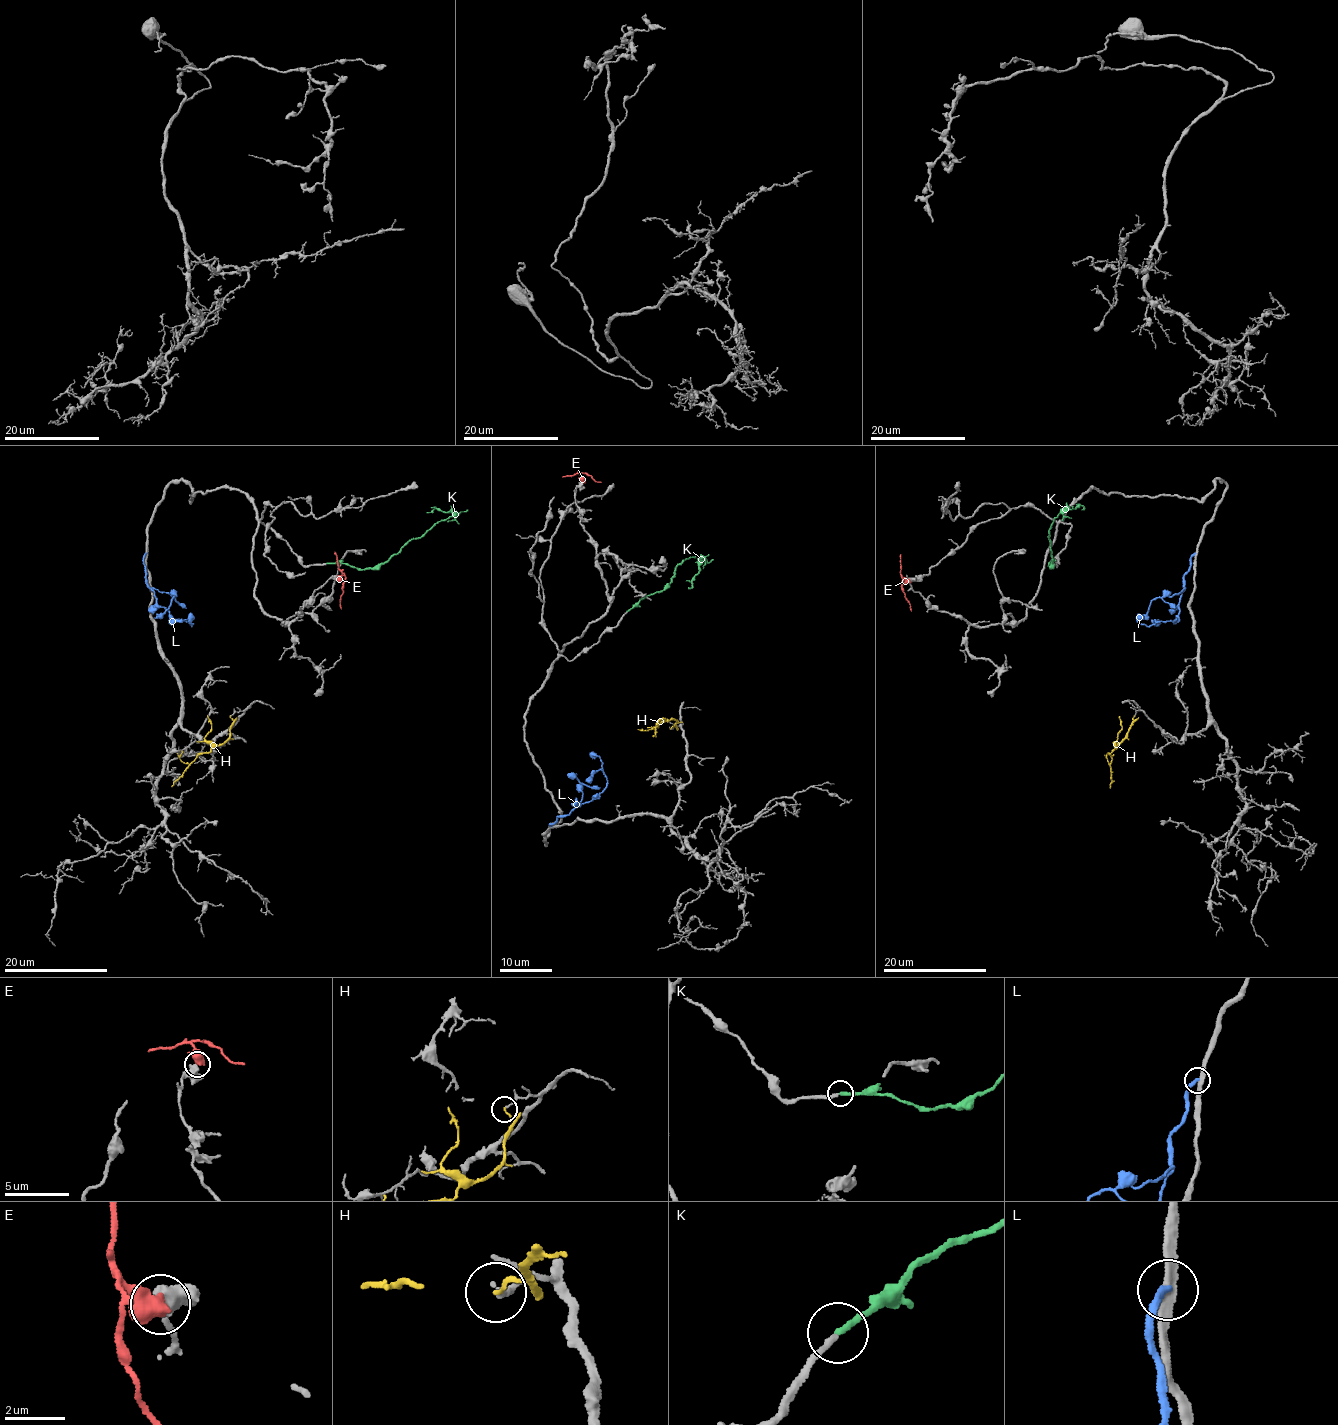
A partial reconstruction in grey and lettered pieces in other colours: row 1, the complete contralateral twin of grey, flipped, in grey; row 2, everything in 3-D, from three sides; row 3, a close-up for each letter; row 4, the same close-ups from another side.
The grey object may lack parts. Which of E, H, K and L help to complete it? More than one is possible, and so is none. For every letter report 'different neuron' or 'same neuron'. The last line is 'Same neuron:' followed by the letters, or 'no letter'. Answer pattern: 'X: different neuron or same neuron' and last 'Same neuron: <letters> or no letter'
E: different neuron
H: different neuron
K: same neuron
L: different neuron
Same neuron: K

